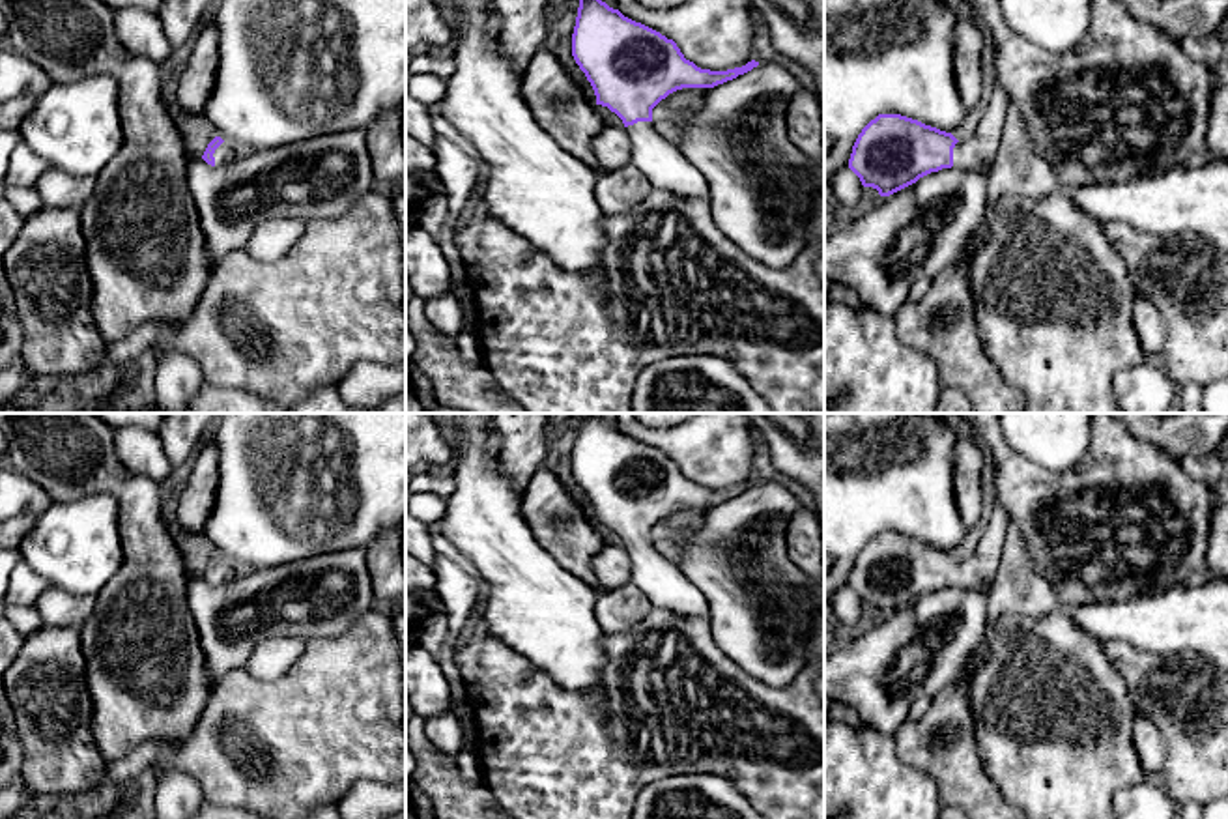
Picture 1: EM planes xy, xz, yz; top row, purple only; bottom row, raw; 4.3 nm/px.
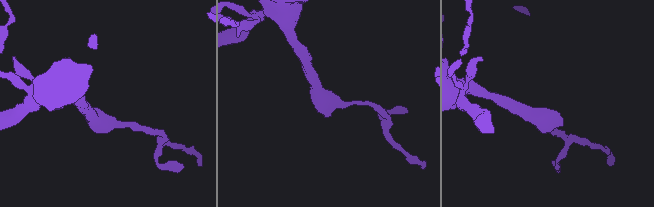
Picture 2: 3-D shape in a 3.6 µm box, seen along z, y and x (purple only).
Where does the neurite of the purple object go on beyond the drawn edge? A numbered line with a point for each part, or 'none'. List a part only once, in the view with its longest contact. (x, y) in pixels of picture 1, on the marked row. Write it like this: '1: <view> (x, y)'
1: xz (655, 156)

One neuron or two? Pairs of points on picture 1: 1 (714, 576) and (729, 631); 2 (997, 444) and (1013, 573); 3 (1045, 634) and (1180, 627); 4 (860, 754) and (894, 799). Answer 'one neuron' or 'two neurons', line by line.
1: one neuron
2: two neurons
3: two neurons
4: one neuron

